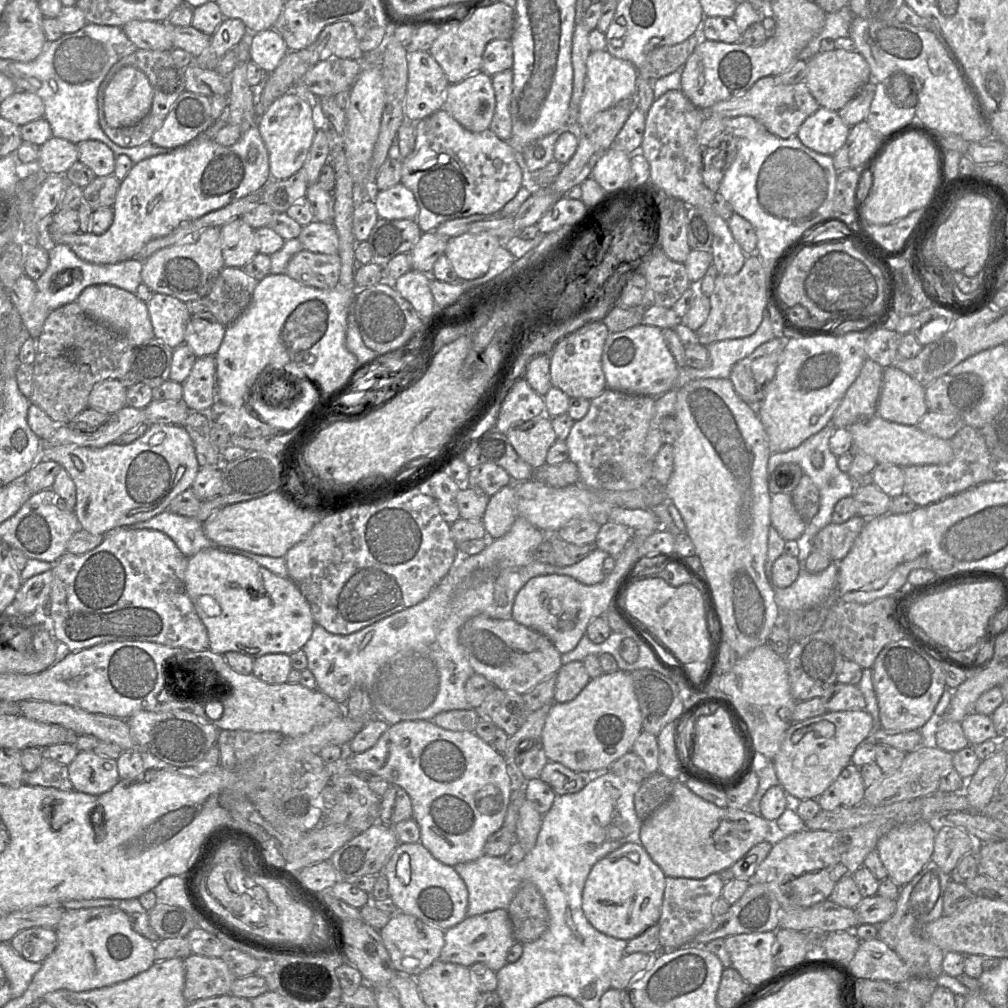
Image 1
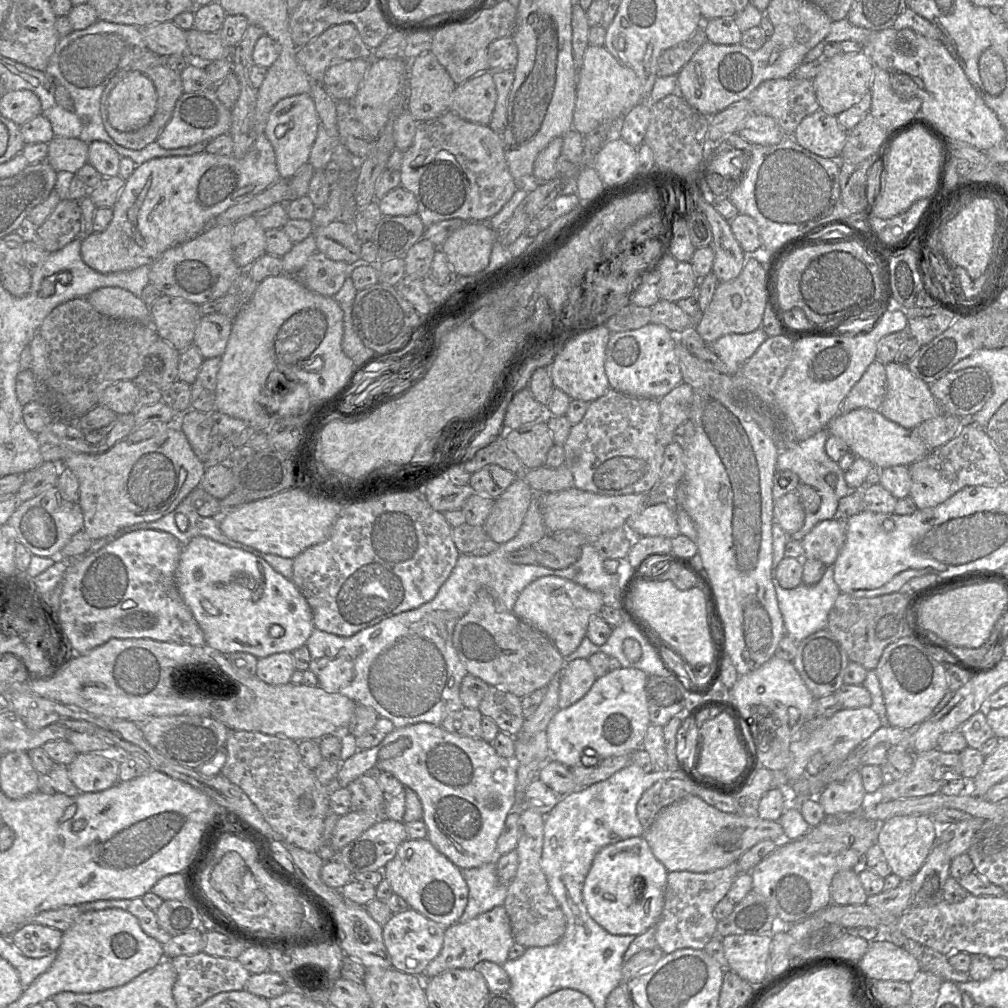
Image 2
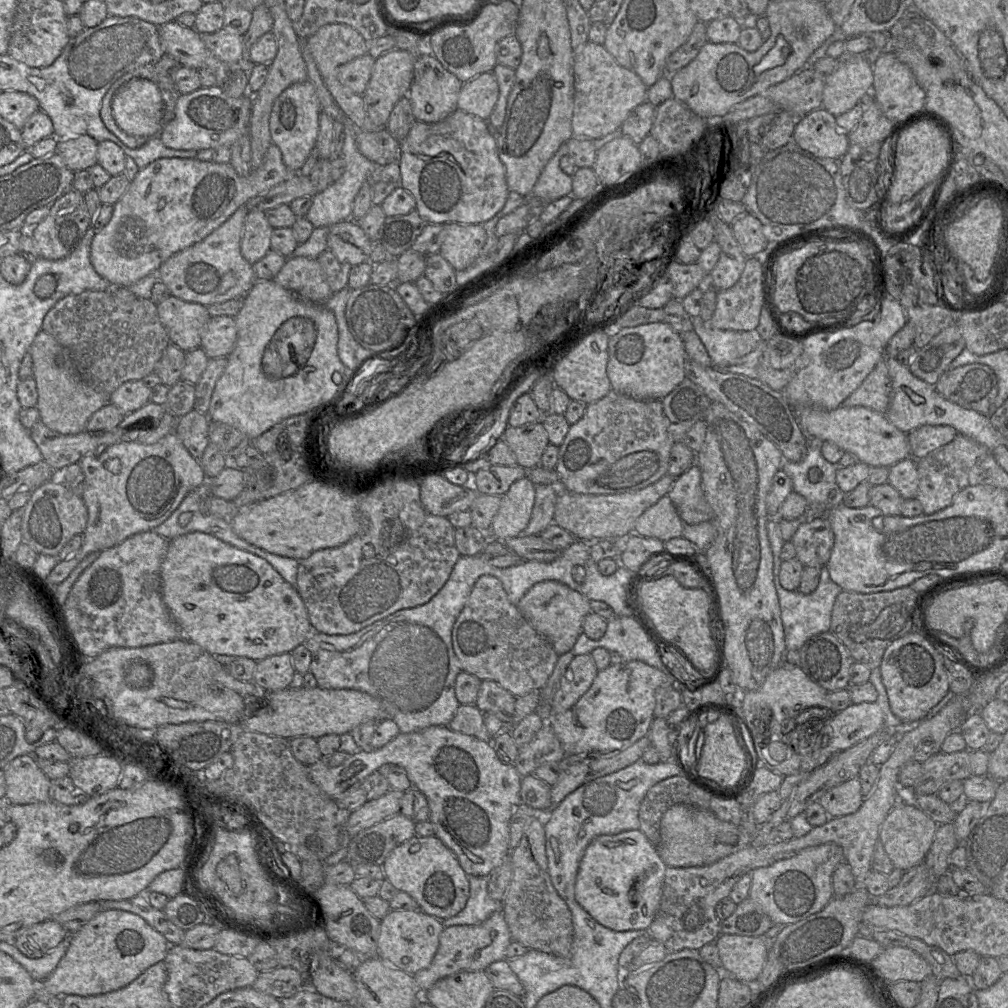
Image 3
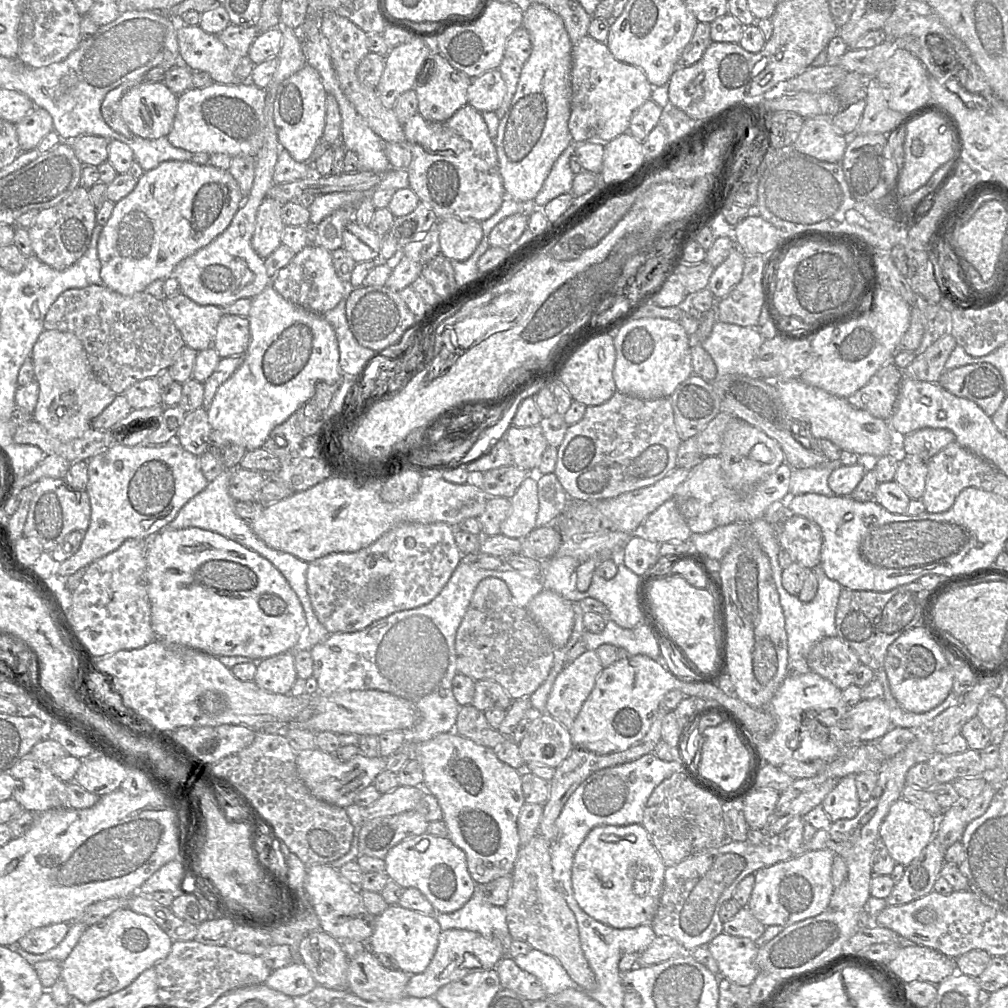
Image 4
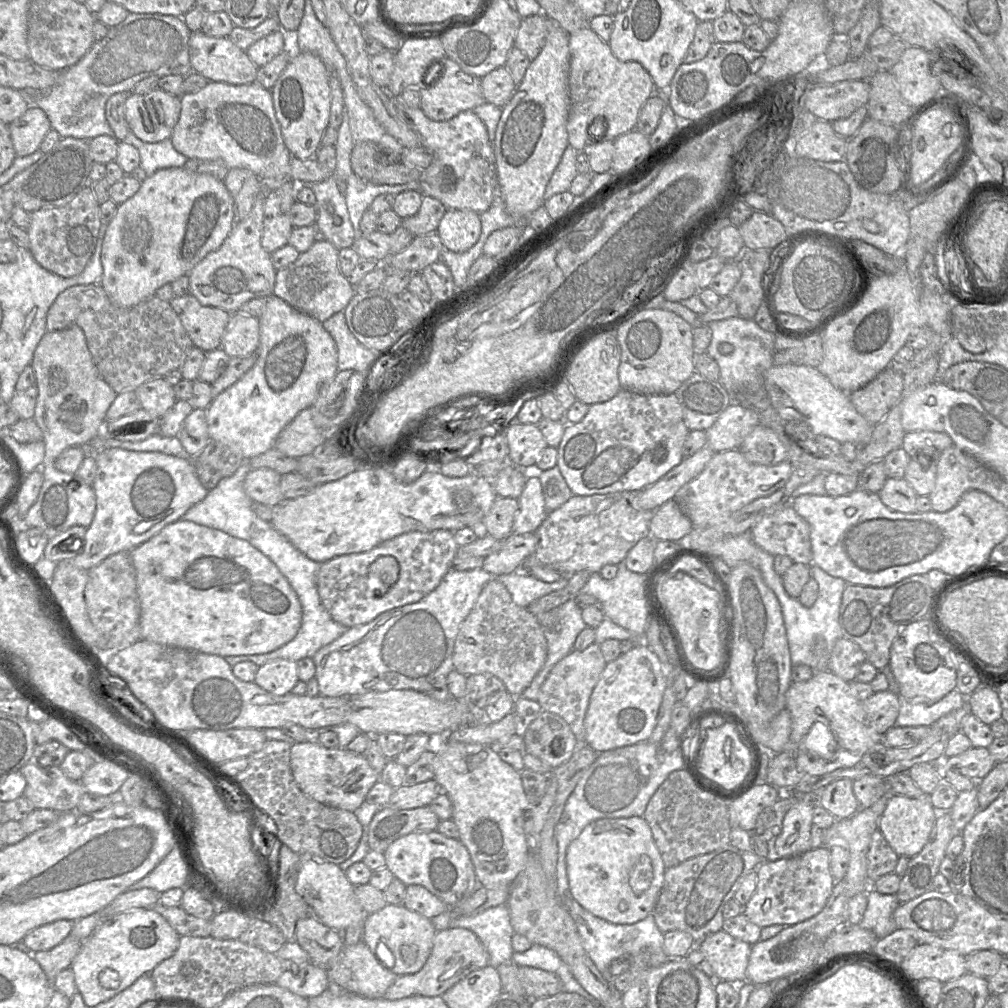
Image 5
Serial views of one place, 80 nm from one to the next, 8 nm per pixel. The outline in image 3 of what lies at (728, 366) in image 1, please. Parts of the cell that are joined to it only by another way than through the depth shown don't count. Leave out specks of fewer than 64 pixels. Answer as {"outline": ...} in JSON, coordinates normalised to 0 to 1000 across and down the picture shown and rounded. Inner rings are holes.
{"outline":[[[694,313],[686,314],[688,327],[701,346],[707,362],[721,362],[724,358],[746,349],[756,338],[750,327],[713,327],[699,320]]]}

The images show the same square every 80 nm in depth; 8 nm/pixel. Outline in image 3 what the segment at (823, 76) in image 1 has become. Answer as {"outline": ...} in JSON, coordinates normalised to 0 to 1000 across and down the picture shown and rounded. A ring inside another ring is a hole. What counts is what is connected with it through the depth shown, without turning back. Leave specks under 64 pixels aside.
{"outline":[[[843,61],[819,75],[815,106],[828,116],[837,113],[864,92],[865,84],[865,63]]]}

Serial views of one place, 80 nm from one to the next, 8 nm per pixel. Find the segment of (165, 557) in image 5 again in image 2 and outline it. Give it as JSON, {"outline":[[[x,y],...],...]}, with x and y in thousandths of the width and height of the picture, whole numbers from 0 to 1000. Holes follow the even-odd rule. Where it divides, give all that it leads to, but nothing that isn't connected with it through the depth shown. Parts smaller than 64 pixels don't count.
{"outline":[[[195,532],[191,534],[186,541],[180,543],[177,561],[174,566],[174,576],[183,599],[187,602],[190,611],[192,612],[202,629],[203,640],[211,645],[218,647],[223,651],[229,648],[237,647],[246,648],[252,651],[254,654],[258,654],[274,648],[289,648],[292,645],[303,640],[304,636],[306,635],[312,624],[311,610],[309,604],[304,594],[290,575],[284,574],[279,569],[274,567],[261,555],[238,545],[226,543],[205,533]]]}

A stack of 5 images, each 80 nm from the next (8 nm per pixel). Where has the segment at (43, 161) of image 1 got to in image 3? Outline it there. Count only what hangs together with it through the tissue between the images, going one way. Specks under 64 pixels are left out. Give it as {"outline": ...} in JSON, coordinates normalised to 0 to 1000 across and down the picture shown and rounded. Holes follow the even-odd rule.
{"outline":[[[87,134],[58,138],[56,151],[66,166],[73,171],[85,169],[96,163],[97,141]]]}

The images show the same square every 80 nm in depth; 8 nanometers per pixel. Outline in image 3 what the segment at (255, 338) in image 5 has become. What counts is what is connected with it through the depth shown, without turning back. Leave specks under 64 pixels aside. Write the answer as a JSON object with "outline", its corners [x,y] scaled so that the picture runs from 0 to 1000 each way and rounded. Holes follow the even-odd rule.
{"outline":[[[228,313],[208,314],[199,332],[199,344],[207,356],[225,354],[235,337],[233,316]]]}

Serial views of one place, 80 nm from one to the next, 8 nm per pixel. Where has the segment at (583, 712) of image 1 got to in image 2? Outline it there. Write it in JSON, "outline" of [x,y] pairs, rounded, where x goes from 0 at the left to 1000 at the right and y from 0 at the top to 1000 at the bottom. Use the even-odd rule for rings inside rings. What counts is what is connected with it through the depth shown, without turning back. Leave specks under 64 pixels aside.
{"outline":[[[628,662],[605,665],[592,672],[575,694],[563,702],[555,703],[543,719],[546,754],[556,756],[563,762],[586,760],[594,754],[626,748],[636,742],[645,719],[642,674],[640,667]]]}

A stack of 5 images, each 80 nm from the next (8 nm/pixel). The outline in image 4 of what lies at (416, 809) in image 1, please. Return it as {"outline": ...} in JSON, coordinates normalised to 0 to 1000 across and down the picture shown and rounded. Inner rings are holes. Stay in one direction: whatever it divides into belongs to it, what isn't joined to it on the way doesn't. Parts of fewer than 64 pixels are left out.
{"outline":[[[452,726],[438,727],[425,735],[408,738],[408,752],[418,757],[421,768],[419,780],[433,791],[444,822],[444,831],[461,845],[465,866],[472,877],[481,878],[495,870],[508,868],[517,841],[513,812],[521,797],[517,765],[498,756],[488,742],[475,739]],[[316,742],[302,744],[294,749],[294,760],[297,771],[313,792],[338,802],[348,800],[354,789],[364,780],[370,778],[373,770],[382,764],[384,751],[376,749],[366,752],[358,747],[345,755],[338,755],[331,748],[323,747]]]}

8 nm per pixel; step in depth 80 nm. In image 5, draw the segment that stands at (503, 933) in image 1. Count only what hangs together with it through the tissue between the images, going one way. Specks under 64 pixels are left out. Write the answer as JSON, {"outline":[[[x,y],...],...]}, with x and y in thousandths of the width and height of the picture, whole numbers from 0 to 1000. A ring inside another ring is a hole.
{"outline":[[[444,921],[434,924],[429,943],[418,962],[411,966],[395,968],[380,990],[395,992],[411,987],[438,988],[465,965],[485,957],[485,946],[471,926],[460,921]]]}

